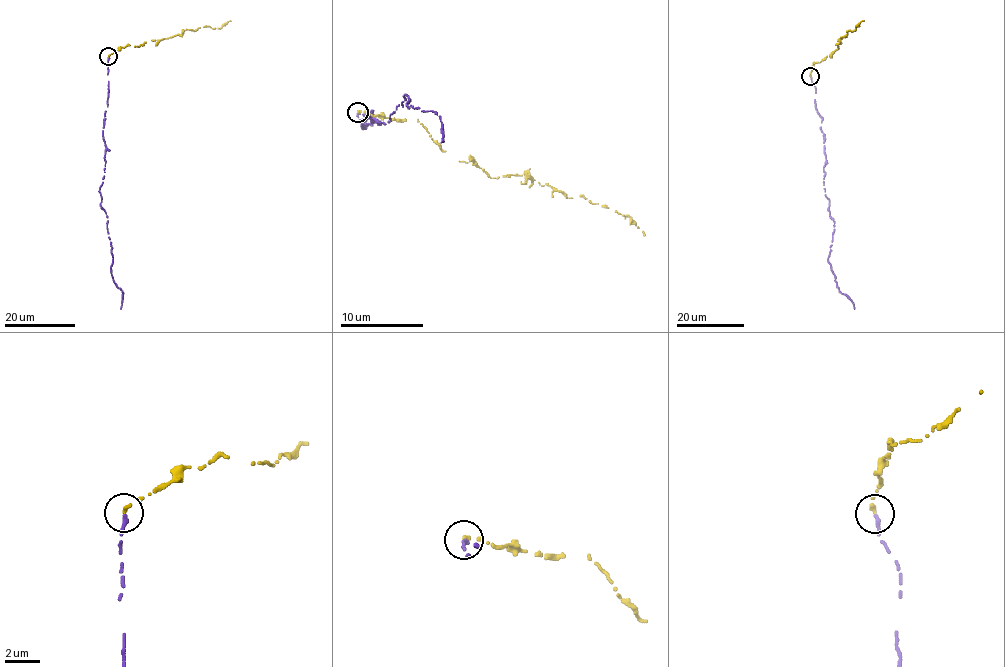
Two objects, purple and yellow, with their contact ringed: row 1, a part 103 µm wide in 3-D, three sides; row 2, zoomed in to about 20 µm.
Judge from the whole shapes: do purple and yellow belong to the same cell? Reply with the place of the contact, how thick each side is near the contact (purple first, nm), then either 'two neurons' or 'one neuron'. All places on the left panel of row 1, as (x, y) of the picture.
(108, 56) | 240/220 nm | two neurons

